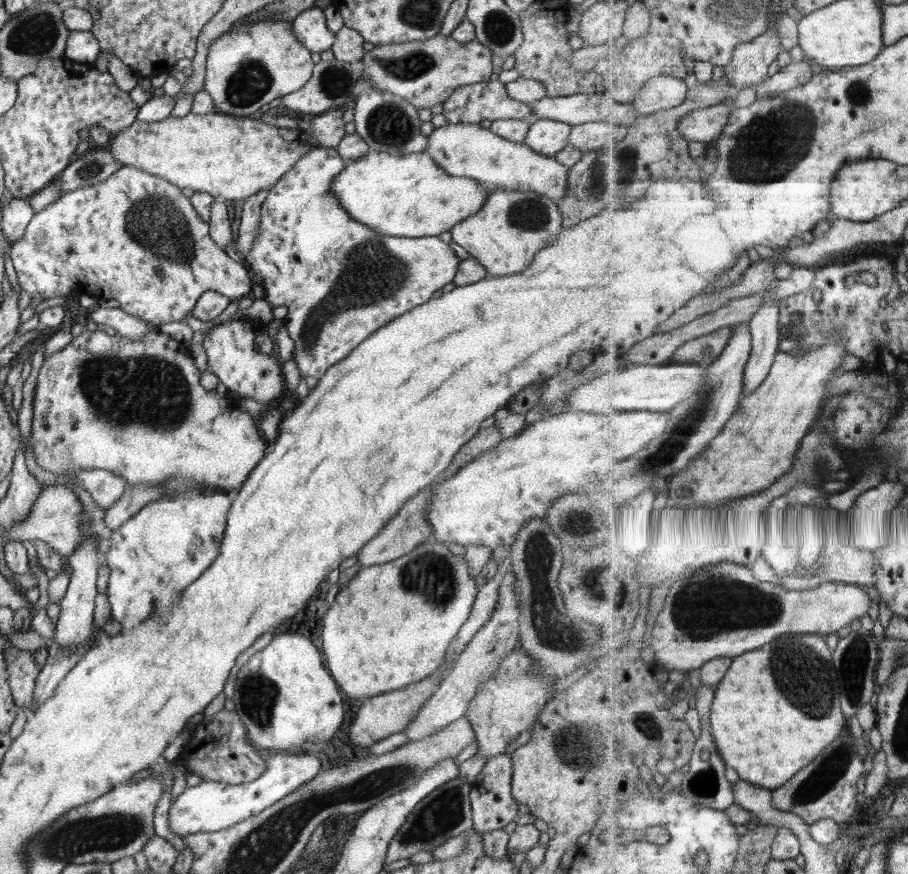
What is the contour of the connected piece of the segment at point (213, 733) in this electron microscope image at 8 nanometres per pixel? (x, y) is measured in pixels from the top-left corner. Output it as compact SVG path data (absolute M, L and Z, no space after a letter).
M225 708L214 717L203 718L199 724L191 724L191 737L184 745L182 759L189 768L189 774L198 775L202 782L224 783L228 786L238 786L246 782L254 782L266 770L266 760L258 755L256 749L248 741L246 727L235 711Z

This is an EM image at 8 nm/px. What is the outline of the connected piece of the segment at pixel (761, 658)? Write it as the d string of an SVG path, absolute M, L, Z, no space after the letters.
M788 633L764 650L735 657L728 676L717 686L718 700L712 714L712 731L728 764L740 770L741 779L754 785L774 791L788 785L850 728L838 682L844 686L835 663L835 650L821 633Z

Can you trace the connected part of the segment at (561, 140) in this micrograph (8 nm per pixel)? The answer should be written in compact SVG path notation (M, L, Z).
M548 119L531 120L524 142L534 152L553 157L570 144L571 125Z

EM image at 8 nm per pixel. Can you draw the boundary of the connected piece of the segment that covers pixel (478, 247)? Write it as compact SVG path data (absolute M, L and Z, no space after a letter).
M502 188L488 195L478 212L458 222L449 231L452 240L465 248L487 270L489 276L499 277L528 269L536 253L552 245L562 229L559 208L551 198L532 191L508 191Z

